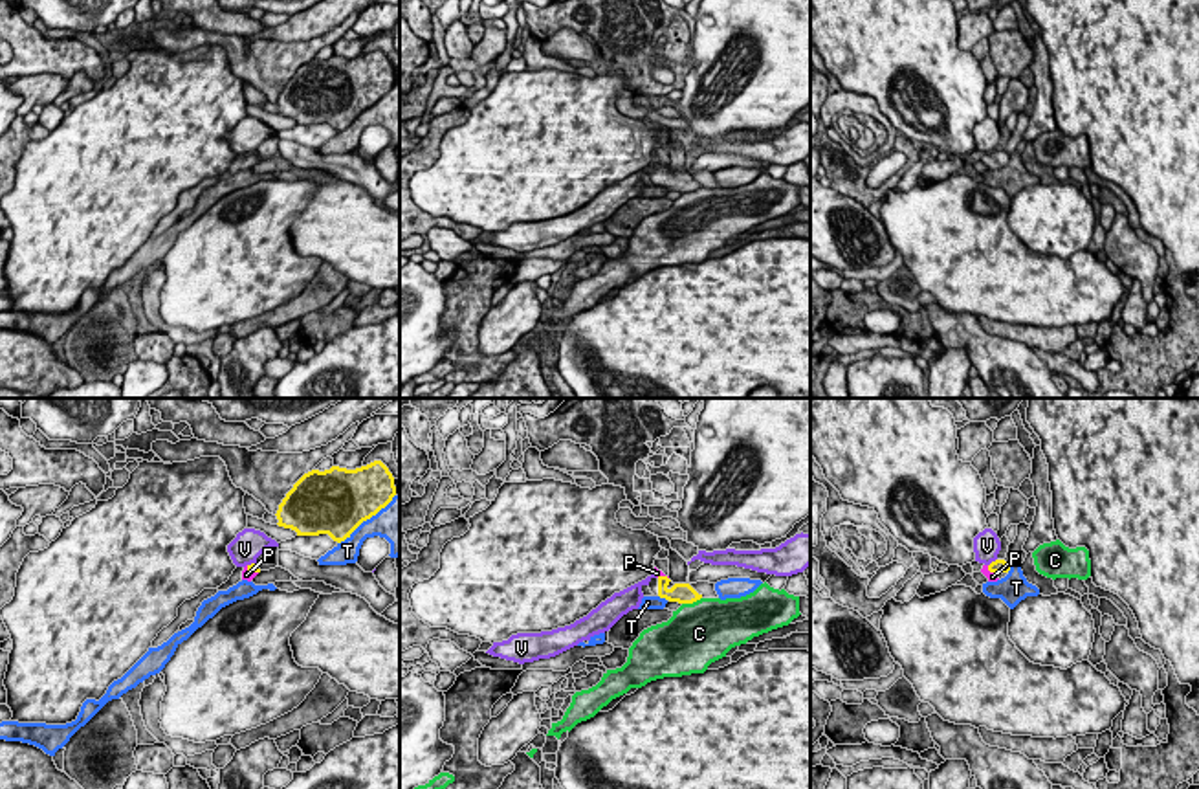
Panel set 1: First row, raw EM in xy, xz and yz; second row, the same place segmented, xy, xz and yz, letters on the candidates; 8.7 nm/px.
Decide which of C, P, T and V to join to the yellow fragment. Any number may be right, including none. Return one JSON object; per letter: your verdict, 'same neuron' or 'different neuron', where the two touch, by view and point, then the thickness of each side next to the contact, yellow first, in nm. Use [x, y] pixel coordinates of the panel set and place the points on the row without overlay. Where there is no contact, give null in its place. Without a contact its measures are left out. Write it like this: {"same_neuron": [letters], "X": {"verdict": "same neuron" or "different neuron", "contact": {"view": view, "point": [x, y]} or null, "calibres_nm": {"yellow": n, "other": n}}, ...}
{"same_neuron": ["P"], "C": {"verdict": "different neuron", "contact": {"view": "xz", "point": [692, 191]}, "calibres_nm": {"yellow": 190, "other": 500}}, "P": {"verdict": "same neuron", "contact": {"view": "xy", "point": [252, 158]}, "calibres_nm": {"yellow": 70, "other": 100}}, "T": {"verdict": "different neuron", "contact": {"view": "xy", "point": [367, 107]}, "calibres_nm": {"yellow": 500, "other": 320}}, "V": {"verdict": "different neuron", "contact": {"view": "yz", "point": [992, 151]}, "calibres_nm": {"yellow": 130, "other": 240}}}

